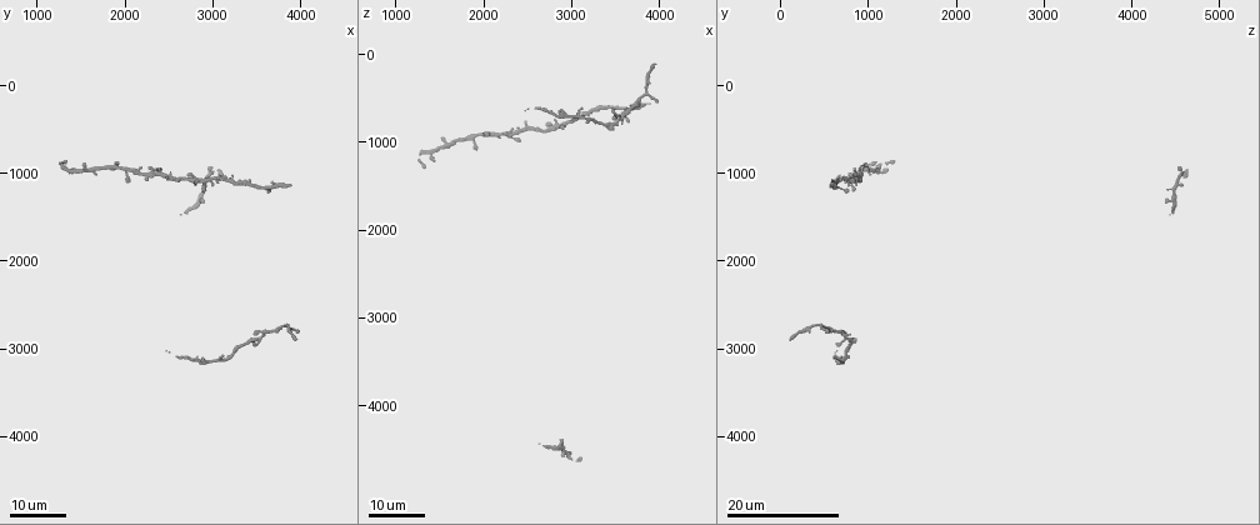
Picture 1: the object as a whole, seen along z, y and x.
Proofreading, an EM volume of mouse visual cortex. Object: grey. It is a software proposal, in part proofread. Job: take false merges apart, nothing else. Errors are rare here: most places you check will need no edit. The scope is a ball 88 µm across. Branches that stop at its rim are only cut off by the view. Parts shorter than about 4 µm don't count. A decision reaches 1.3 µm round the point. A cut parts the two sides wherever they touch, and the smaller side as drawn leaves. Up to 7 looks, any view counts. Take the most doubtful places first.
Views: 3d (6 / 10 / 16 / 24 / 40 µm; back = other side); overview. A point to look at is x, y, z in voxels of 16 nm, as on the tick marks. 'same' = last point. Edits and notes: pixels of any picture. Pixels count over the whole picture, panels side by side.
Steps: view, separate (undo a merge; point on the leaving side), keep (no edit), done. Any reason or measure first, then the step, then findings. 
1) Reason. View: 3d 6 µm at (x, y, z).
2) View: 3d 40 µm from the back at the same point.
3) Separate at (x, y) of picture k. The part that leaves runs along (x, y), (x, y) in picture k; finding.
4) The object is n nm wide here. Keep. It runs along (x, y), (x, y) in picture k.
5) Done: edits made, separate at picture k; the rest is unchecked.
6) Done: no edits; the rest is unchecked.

Three-way junction. View: 3d 16 µm at (3800, 2750, 500).

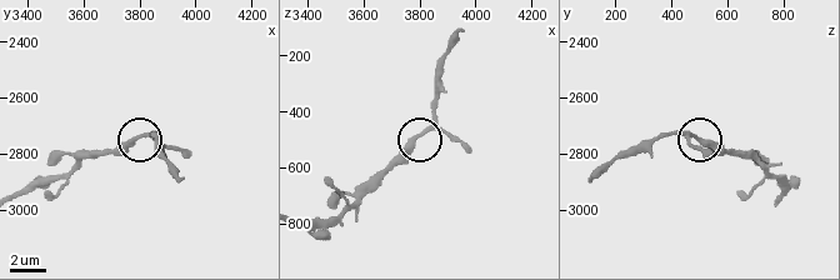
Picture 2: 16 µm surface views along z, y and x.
Zoom in. View: 3d 6 µm at (3790, 2750, 490).

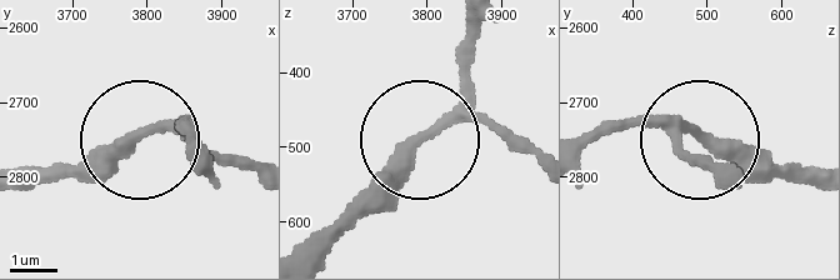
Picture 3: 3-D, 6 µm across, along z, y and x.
Keep. One neuron here.

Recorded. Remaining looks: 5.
Looks like a crossing. View: 3d 24 µm at (2300, 1000, 900).

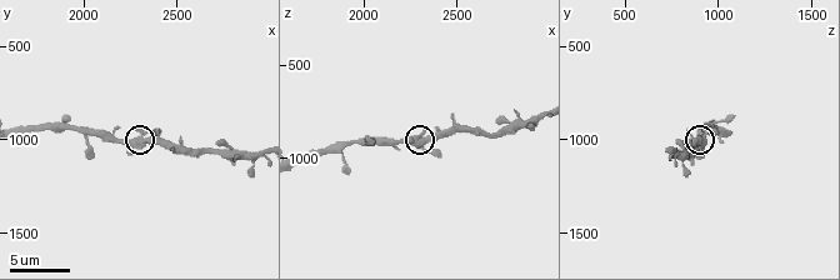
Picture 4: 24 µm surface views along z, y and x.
View: 3d 10 µm at (2280, 1000, 900).

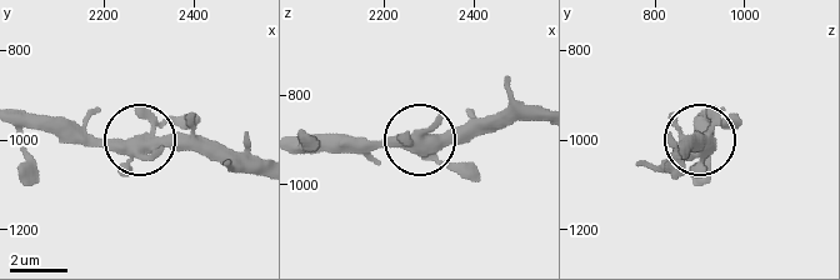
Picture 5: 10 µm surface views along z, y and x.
5 arms meet here. Keep. It runs along (508, 121), (395, 143), (340, 143) in picture 5; all the same neuron.

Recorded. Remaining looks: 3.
Narrows sharply. View: 3d 24 µm at (3350, 2950, 750).

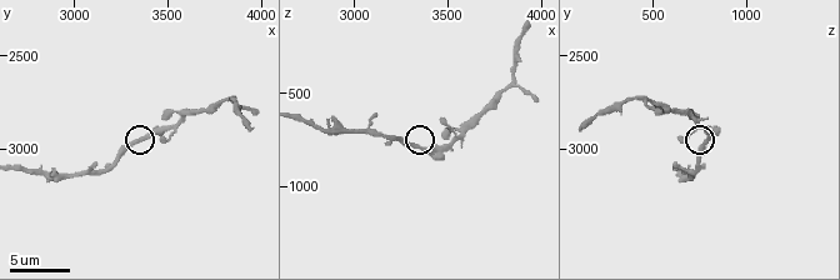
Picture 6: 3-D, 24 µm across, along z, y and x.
Zoom in. View: 3d 6 µm at (3320, 2960, 800).

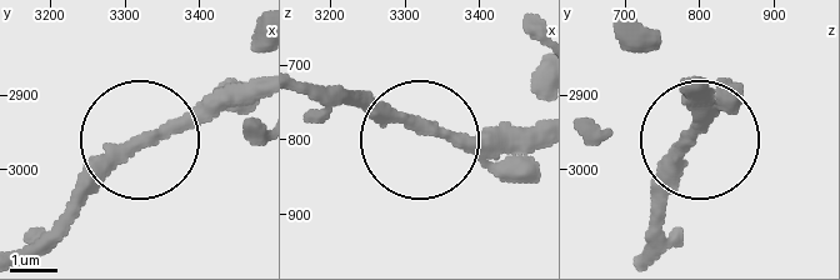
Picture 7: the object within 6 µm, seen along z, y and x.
The object is 250 nm wide here. Keep. Continuous, no second neuron.

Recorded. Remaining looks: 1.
Three-way junction. View: 3d 10 µm at (2880, 1080, 840).

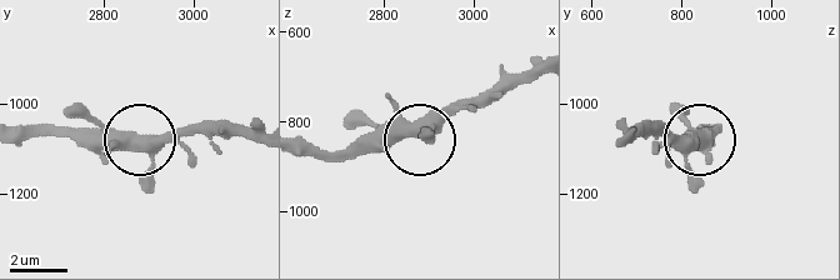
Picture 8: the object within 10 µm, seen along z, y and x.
The object is 410 nm wide here. Keep. It runs along (25, 130), (61, 136), (195, 133) in picture 8; continuous, no second neuron.

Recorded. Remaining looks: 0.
Done: no edits; the rest is unchecked.

